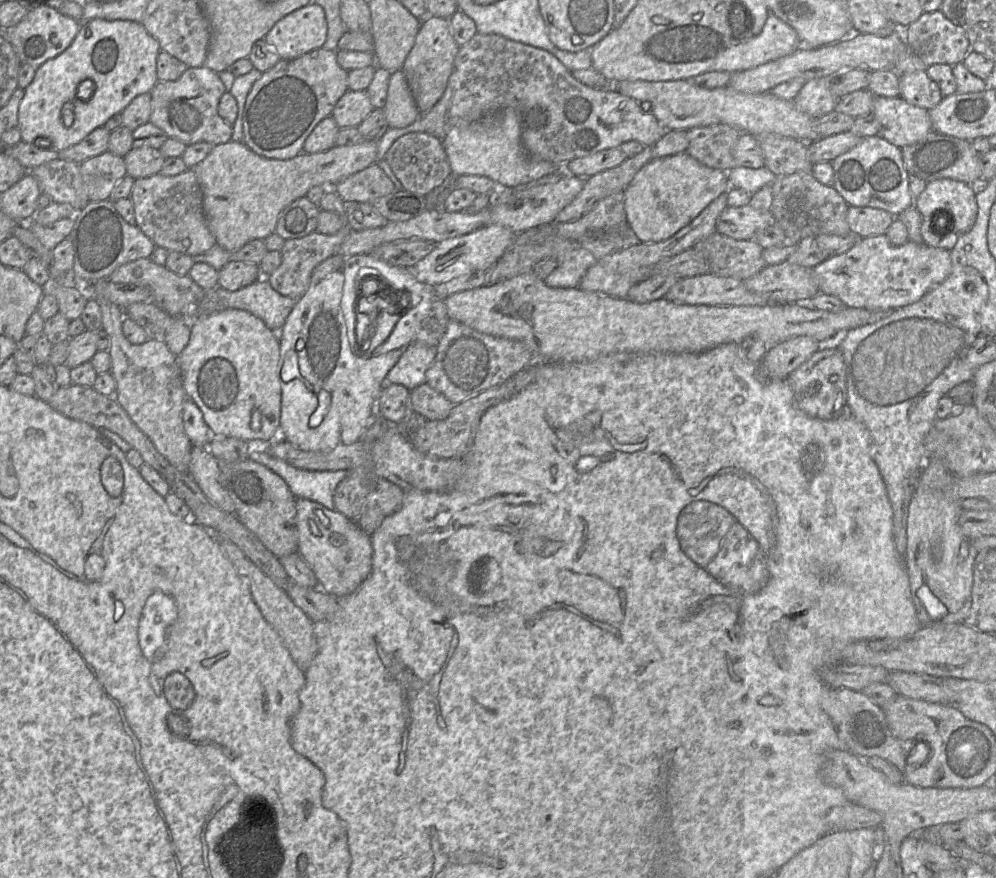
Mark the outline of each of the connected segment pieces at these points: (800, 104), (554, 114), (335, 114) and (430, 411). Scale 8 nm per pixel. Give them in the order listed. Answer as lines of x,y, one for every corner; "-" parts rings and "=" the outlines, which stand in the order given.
821,77
805,82
793,101
798,110
816,118
834,111
839,98
830,90
829,77
=
476,33
467,43
459,47
454,60
454,68
448,79
448,84
440,100
428,111
421,114
426,132
443,140
449,130
460,121
483,122
491,117
499,115
504,109
515,108
520,115
521,141
526,154
533,160
548,161
558,166
564,166
571,160
589,156
591,154
616,148
628,141
637,141
644,146
651,146
662,138
668,131
655,118
655,116
643,110
641,104
634,99
625,96
615,89
592,88
578,81
553,54
546,50
536,48
521,42
510,40
498,34
482,35
=
347,90
336,103
331,116
340,129
357,127
374,110
366,90
=
427,383
410,391
410,412
415,412
428,420
447,418
454,406
443,394

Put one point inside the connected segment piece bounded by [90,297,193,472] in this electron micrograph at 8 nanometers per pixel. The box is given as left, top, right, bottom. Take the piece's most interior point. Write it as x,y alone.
149,387

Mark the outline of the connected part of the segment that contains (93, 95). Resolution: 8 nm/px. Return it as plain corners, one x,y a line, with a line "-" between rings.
100,18
80,22
80,30
71,45
37,68
33,81
25,89
18,109
21,140
33,144
41,136
42,139
48,139
45,149
56,152
79,143
93,130
103,127
112,116
120,114
134,98
151,92
158,82
159,52
159,42
141,23

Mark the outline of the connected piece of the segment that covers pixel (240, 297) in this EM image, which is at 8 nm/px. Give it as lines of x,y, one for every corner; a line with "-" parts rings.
266,277
253,284
229,291
217,287
207,294
196,307
190,310
191,316
204,309
241,309
259,317
274,332
278,333
286,322
298,299
283,296
272,288

